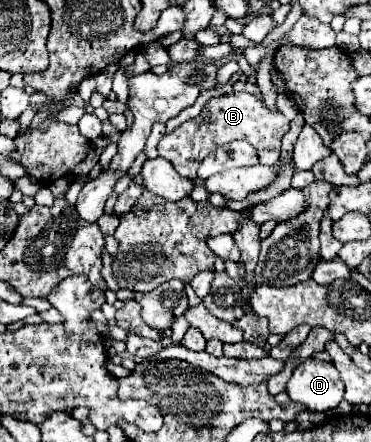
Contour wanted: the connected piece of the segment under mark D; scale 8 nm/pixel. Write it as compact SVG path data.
M308 358L294 368L286 392L292 402L306 406L306 410L326 412L342 402L344 384L332 362Z

